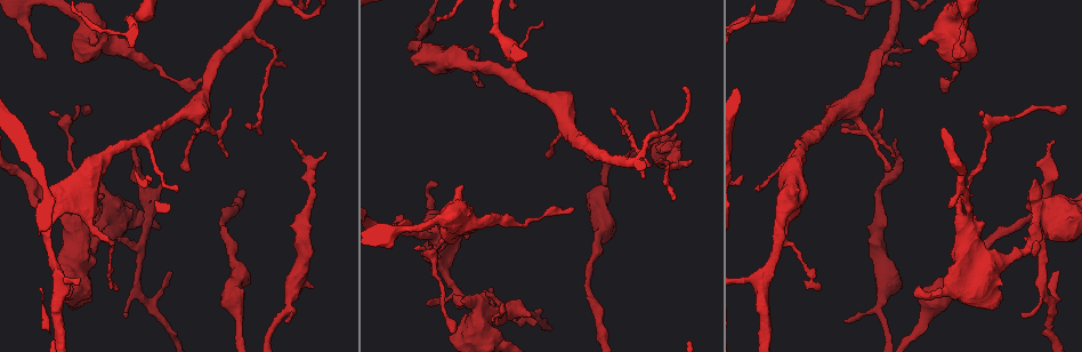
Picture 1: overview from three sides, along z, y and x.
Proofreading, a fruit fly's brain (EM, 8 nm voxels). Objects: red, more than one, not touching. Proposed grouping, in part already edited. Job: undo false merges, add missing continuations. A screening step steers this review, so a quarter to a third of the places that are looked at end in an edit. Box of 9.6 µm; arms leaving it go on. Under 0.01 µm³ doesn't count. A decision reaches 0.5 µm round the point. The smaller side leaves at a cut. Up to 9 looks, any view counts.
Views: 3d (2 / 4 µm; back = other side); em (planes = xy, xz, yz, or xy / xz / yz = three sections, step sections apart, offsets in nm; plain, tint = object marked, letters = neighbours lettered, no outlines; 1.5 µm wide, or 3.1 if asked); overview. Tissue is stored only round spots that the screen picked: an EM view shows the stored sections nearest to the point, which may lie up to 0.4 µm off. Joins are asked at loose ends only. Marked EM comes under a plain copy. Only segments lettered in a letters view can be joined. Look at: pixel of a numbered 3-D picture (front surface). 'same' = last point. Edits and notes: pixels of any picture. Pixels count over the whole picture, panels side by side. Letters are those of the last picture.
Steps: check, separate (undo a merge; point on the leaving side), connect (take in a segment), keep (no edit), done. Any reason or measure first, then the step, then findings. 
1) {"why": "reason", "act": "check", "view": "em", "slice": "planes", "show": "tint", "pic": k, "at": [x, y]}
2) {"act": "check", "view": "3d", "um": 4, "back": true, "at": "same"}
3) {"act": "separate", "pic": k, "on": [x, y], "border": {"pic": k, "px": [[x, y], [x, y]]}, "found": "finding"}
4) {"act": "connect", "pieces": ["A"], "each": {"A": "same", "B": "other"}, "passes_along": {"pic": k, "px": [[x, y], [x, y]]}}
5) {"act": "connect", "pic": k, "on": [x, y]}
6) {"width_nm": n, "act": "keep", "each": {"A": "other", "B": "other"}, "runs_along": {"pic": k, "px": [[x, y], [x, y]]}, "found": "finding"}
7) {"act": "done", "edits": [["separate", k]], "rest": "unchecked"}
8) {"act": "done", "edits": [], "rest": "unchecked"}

{"why": "abrupt turn", "act": "check", "view": "3d", "um": 2, "pic": 1, "at": [959, 198]}

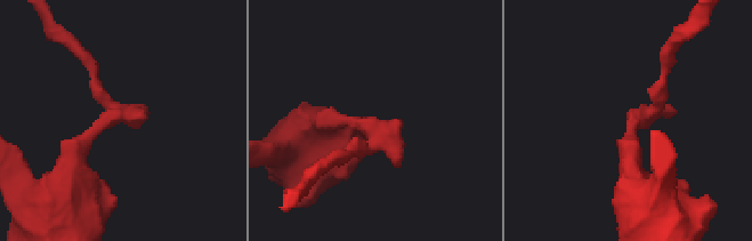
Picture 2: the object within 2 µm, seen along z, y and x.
{"why": "shape alone is not enough", "act": "check", "view": "em", "slice": "yz", "step": 8, "show": "tint", "pic": 2, "at": [110, 120]}

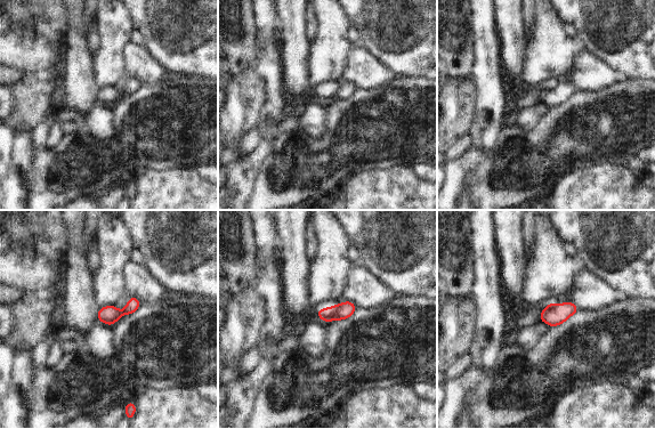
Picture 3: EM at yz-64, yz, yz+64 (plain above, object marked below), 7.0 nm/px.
{"act": "check", "view": "em", "slice": "yz", "step": 8, "show": "letters", "at": "same"}

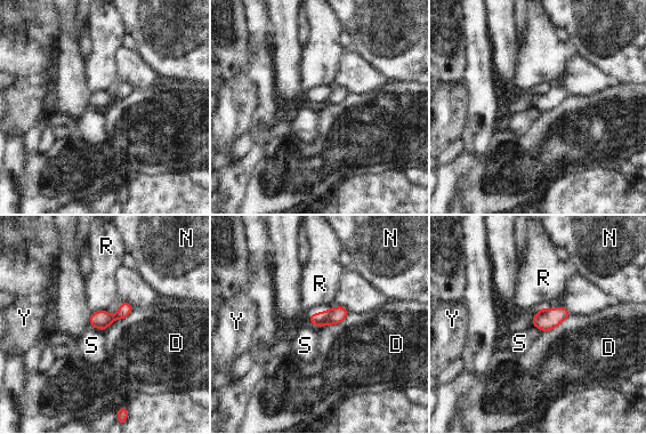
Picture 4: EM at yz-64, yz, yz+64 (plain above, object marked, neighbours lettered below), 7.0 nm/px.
{"act": "separate", "pic": 4, "on": [336, 315], "each": {"D": "other", "N": "other", "R": "other", "S": "other", "Y": "other"}, "border": {"pic": 4, "px": [[325, 312], [316, 320], [317, 326]]}, "found": "two neurons meet here"}

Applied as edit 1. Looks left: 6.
{"why": "thin end", "act": "check", "view": "3d", "um": 2, "pic": 1, "at": [118, 290]}

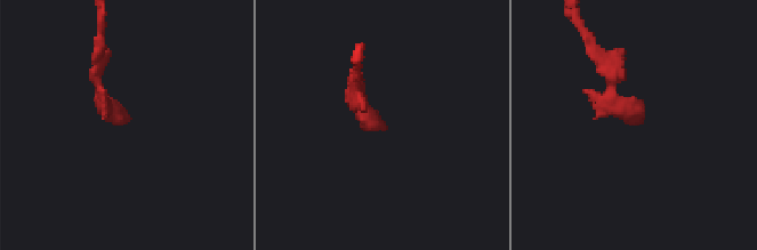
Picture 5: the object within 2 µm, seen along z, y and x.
{"act": "check", "view": "em", "slice": "yz", "step": 4, "show": "letters", "pic": 5, "at": [385, 127]}

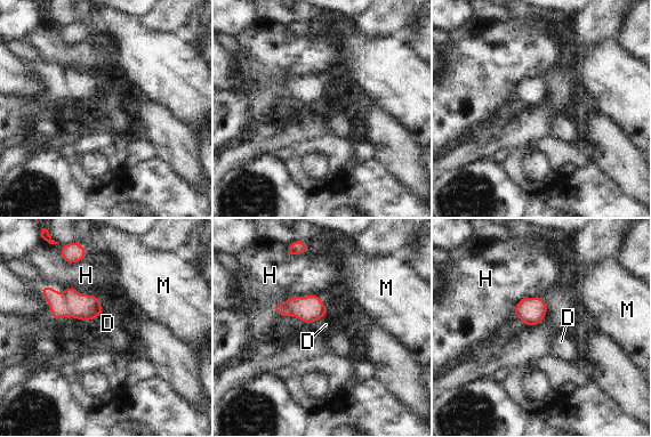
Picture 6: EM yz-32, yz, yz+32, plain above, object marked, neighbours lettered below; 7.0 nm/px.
{"longest_contact_nm": ["H", 340], "act": "keep", "each": {"D": "other", "H": "other", "M": "other"}, "found": "no lettered segment goes on from it"}

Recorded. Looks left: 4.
{"why": "an open end", "act": "check", "view": "em", "slice": "xy", "step": 8, "show": "letters", "pic": 1, "at": [324, 153]}

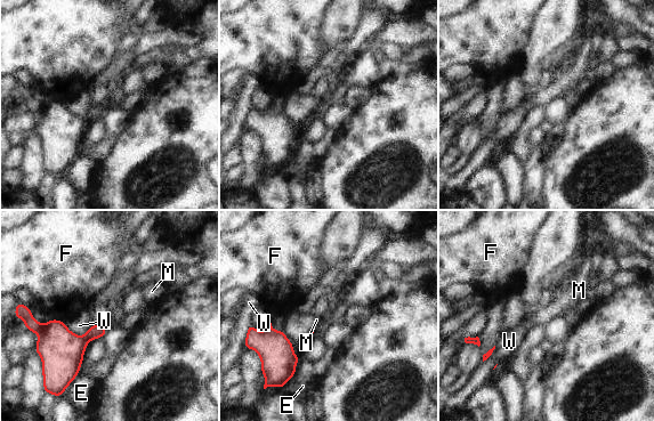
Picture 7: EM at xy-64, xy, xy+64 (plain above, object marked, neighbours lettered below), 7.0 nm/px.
{"act": "check", "view": "em", "slice": "planes", "show": "letters", "at": "same"}

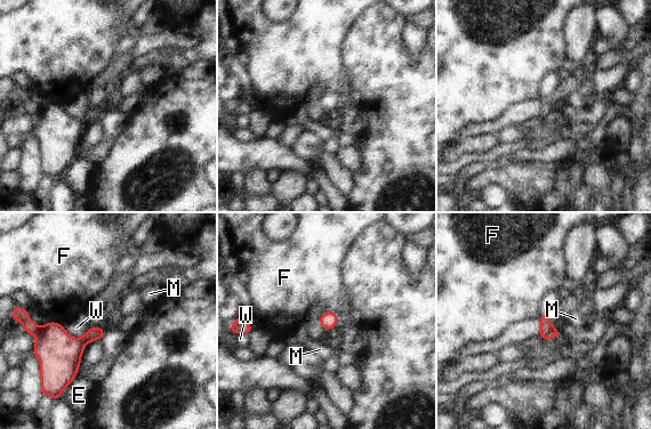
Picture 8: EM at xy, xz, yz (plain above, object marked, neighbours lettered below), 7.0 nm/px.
{"act": "keep", "each": {"E": "other", "F": "other", "M": "other", "W": "other"}, "found": "no lettered segment goes on from it"}

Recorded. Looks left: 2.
{"why": "free end", "act": "check", "view": "em", "slice": "planes", "show": "letters", "pic": 1, "at": [492, 289]}

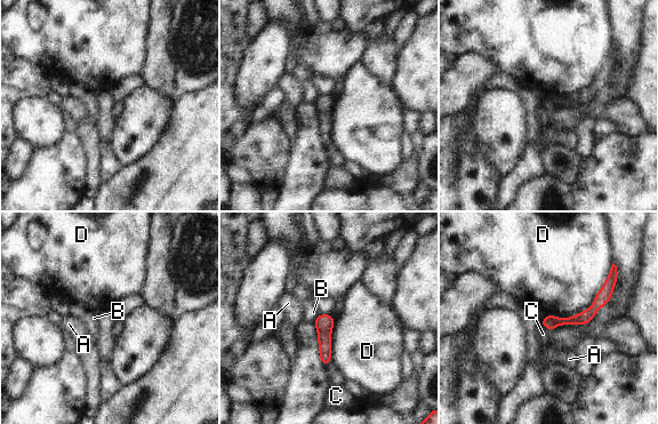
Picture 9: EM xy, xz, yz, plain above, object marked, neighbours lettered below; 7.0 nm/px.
{"act": "keep", "each": {"A": "other", "B": "other", "C": "other", "D": "other"}, "runs_along": {"pic": 9, "px": [[607, 286], [584, 318], [545, 322]]}, "found": "none of them fits"}

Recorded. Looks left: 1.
{"act": "done", "edits": [["separate", 4]], "rest": "unchecked"}

